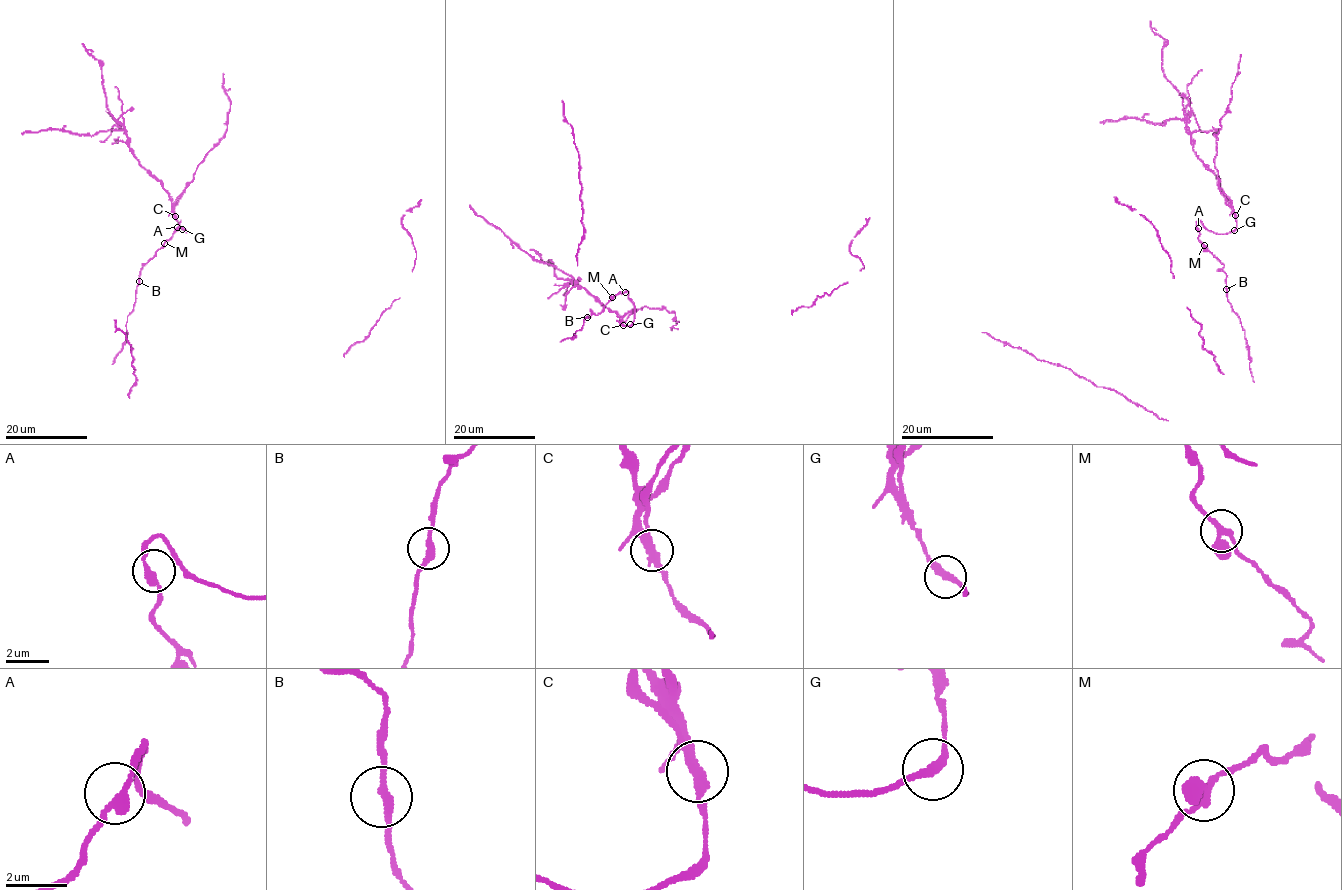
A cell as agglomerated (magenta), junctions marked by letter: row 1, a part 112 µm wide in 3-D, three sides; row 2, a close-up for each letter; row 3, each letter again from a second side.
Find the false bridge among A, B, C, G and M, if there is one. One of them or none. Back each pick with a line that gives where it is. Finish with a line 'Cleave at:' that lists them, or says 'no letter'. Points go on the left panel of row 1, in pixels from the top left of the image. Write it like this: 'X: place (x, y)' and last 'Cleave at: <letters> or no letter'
C: place (175, 216)
Cleave at: C

